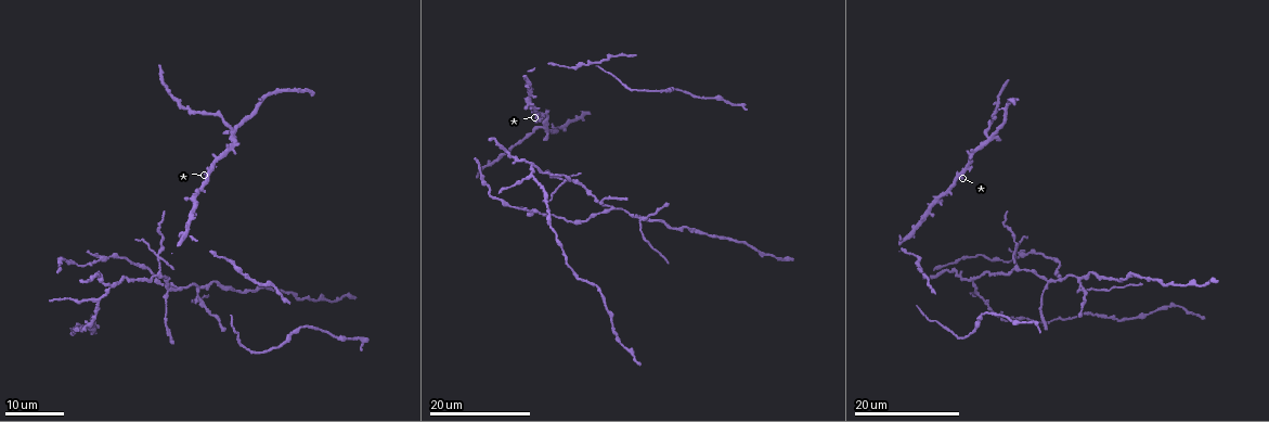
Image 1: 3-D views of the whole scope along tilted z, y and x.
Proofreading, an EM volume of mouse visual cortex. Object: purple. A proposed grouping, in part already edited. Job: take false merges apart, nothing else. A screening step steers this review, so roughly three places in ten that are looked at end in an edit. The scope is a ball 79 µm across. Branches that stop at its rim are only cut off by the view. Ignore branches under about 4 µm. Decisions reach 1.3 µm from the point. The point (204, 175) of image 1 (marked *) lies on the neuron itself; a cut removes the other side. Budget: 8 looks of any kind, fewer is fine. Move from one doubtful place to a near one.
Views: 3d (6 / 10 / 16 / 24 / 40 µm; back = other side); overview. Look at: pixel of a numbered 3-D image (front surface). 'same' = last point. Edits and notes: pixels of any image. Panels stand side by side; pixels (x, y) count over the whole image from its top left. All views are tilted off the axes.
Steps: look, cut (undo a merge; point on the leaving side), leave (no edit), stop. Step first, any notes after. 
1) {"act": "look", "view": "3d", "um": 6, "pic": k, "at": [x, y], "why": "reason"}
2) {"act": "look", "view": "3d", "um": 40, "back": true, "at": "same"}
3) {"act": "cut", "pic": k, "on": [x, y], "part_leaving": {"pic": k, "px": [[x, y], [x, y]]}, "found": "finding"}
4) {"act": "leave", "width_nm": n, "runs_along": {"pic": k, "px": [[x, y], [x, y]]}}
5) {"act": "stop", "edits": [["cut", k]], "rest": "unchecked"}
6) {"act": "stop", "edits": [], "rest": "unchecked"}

{"act": "look", "view": "3d", "um": 16, "pic": 1, "at": [157, 254], "why": "side arm on a straight run"}

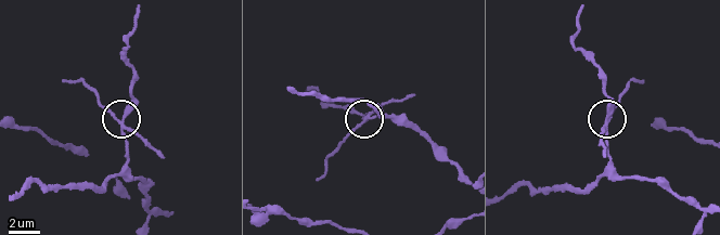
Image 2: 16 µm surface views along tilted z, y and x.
{"act": "look", "view": "3d", "um": 6, "pic": 2, "at": [118, 118], "why": "closer look"}

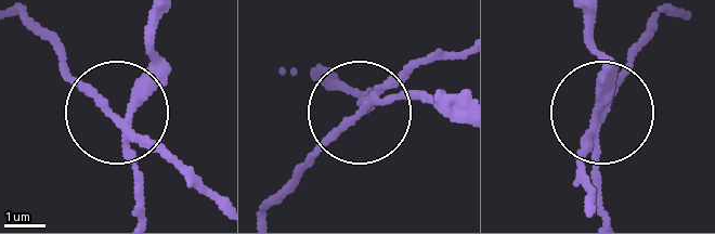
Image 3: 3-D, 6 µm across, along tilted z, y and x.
{"act": "cut", "pic": 3, "on": [89, 90], "side_arm_um": 5, "arms": 3, "found": "a second neuron is stuck on"}

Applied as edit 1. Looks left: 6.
{"act": "look", "view": "3d", "um": 16, "pic": 1, "at": [94, 299], "why": "branch point"}

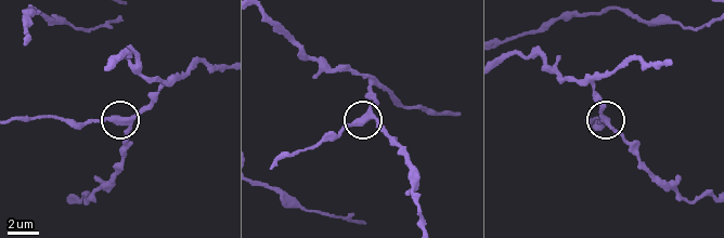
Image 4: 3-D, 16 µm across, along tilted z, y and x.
{"act": "look", "view": "3d", "um": 6, "pic": 4, "at": [367, 121]}

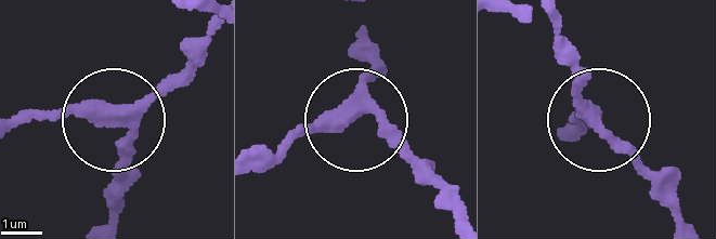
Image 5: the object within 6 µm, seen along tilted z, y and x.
{"act": "leave", "arms": 3, "runs_along": {"pic": 5, "px": [[213, 36], [190, 67], [115, 116], [20, 118]]}, "found": "all the same neuron"}

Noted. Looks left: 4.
{"act": "look", "view": "3d", "um": 16, "pic": 1, "at": [532, 210], "why": "looks like a crossing"}

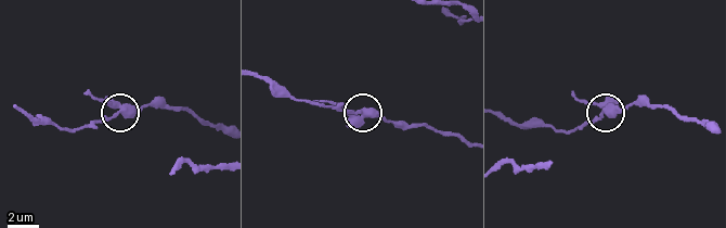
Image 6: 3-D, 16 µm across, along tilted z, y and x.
{"act": "look", "view": "3d", "um": 10, "pic": 6, "at": [116, 112], "why": "zoom in"}

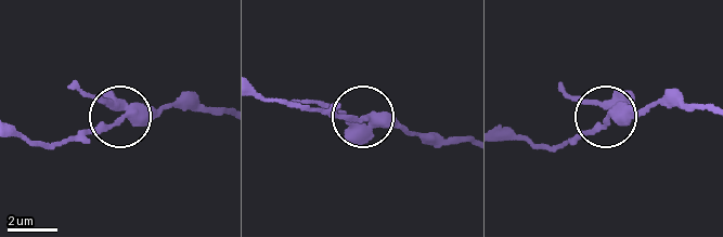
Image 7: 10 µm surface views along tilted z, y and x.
{"act": "look", "view": "3d", "um": 6, "pic": 7, "at": [364, 117]}

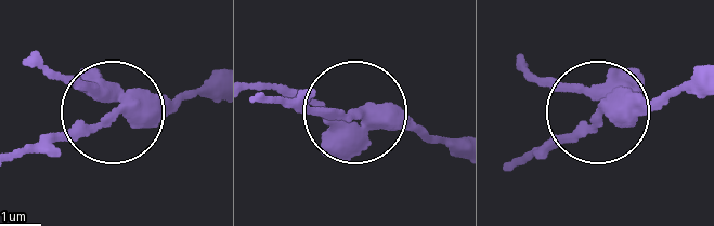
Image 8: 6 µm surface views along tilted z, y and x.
{"act": "cut", "pic": 8, "on": [330, 143], "width_nm": 320, "part_leaving": {"pic": 8, "px": [[387, 120], [340, 130], [259, 89]]}, "found": "two neurons meet here"}

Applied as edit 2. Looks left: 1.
{"act": "stop", "edits": [["cut", 3], ["cut", 8]], "rest": "unchecked"}

